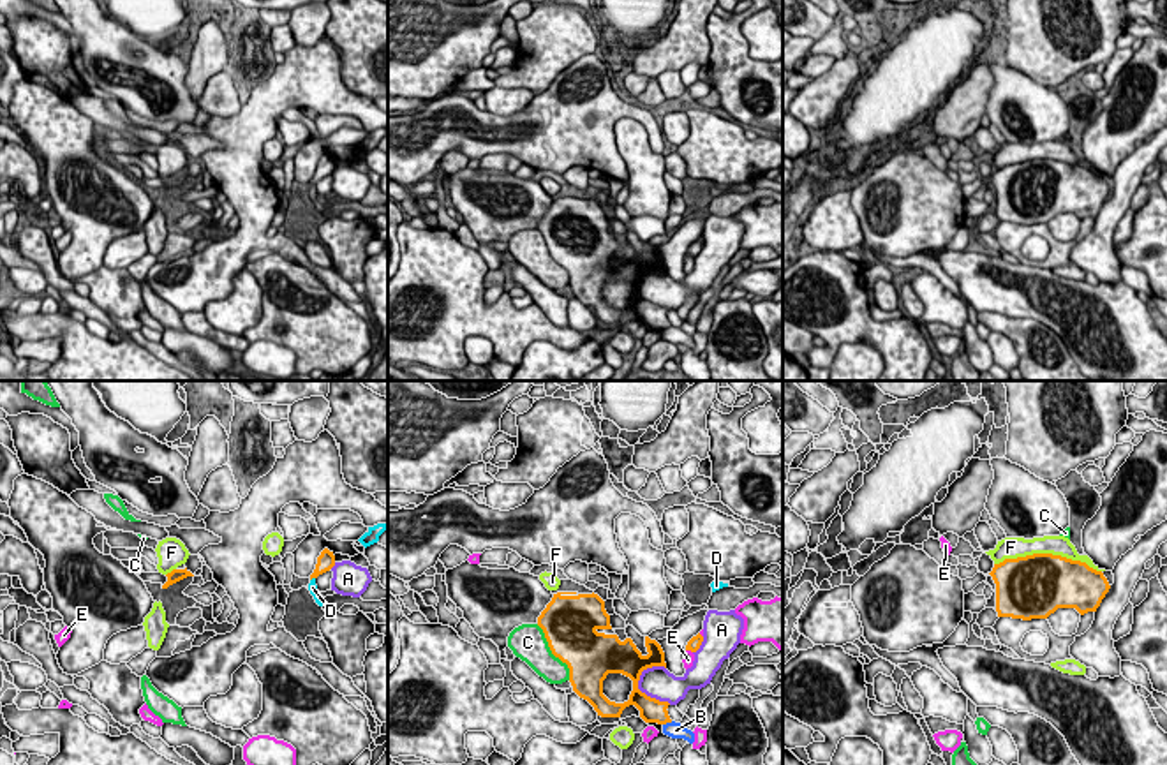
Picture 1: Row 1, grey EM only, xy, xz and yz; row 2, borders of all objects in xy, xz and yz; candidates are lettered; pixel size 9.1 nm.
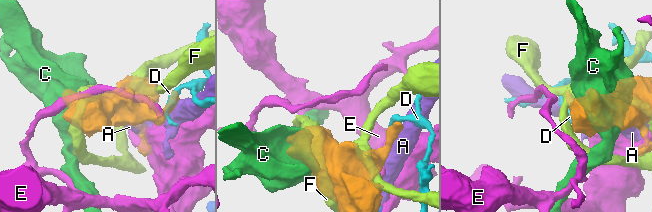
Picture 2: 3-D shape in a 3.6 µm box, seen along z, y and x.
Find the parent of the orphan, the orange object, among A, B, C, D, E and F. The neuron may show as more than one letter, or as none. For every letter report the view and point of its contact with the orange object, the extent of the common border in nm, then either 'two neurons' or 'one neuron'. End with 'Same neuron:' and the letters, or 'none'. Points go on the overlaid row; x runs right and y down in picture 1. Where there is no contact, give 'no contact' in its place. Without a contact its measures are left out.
A: meets orange in xz at (644, 693); contact 420 nm long; two neurons
B: meets orange in xz at (667, 721); contact 100 nm long; two neurons
C: meets orange in xz at (552, 653); contact 600 nm long; two neurons
D: meets orange in xy at (312, 577); contact 60 nm long; two neurons
E: meets orange in xz at (688, 649); contact 80 nm long; two neurons
F: meets orange in yz at (1048, 554); contact 1000 nm long; two neurons
Same neuron: none

